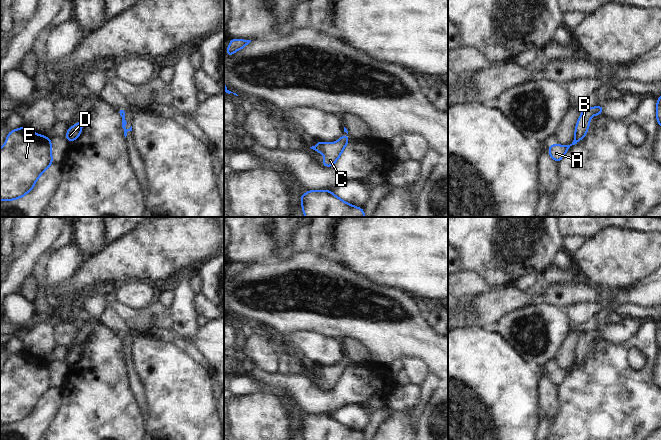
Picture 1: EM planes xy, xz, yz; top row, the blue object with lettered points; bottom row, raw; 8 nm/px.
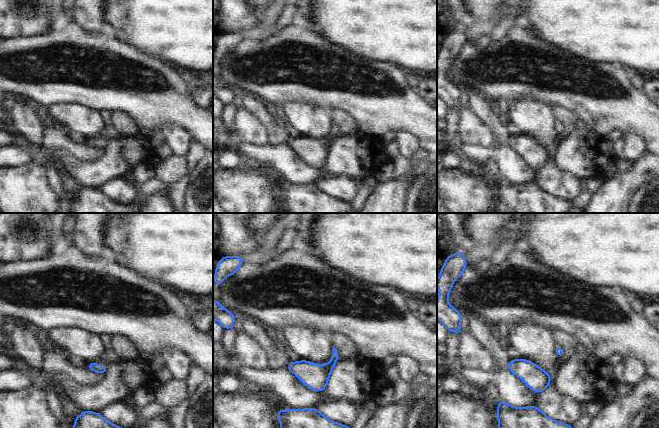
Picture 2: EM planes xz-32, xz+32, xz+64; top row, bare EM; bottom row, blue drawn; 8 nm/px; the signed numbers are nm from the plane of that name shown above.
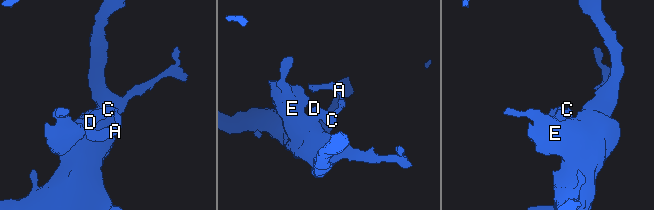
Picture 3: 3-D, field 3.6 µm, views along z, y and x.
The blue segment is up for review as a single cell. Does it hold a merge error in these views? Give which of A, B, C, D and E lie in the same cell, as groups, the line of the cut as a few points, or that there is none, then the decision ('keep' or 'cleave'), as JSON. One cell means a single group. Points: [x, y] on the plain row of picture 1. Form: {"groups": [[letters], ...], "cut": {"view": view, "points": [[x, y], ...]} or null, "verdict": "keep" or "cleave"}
{"groups": [["A", "B", "C", "D", "E"]], "cut": null, "verdict": "keep"}

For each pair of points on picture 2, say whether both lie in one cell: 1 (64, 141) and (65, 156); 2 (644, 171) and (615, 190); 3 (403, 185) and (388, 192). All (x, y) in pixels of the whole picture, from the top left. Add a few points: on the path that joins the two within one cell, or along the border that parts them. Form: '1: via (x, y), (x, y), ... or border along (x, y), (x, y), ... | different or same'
1: border along (42, 146), (68, 150), (86, 161) | different
2: via (637, 176), (622, 187) | same
3: via (399, 187), (392, 192) | same

